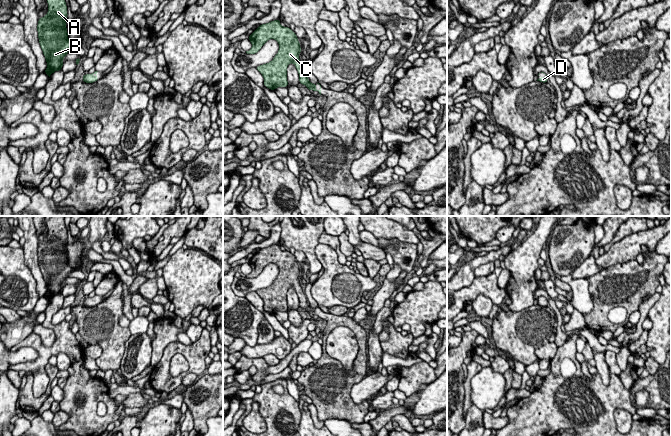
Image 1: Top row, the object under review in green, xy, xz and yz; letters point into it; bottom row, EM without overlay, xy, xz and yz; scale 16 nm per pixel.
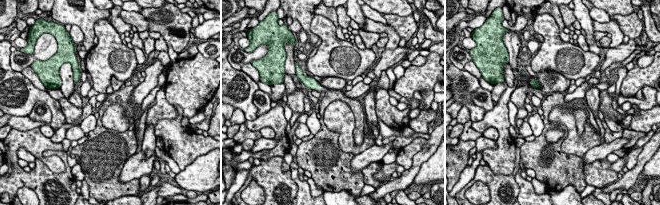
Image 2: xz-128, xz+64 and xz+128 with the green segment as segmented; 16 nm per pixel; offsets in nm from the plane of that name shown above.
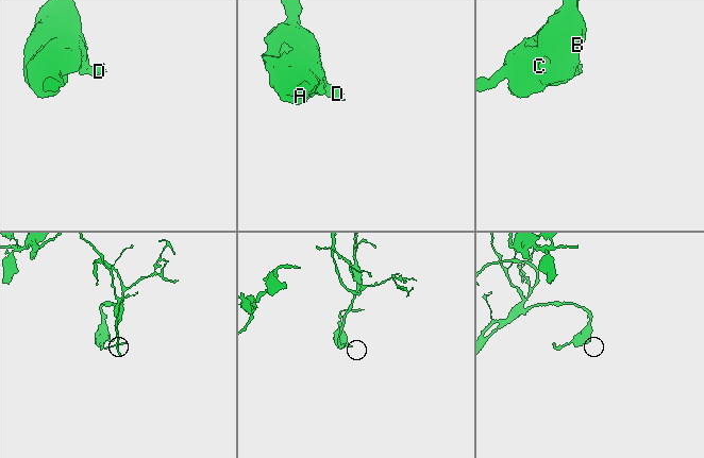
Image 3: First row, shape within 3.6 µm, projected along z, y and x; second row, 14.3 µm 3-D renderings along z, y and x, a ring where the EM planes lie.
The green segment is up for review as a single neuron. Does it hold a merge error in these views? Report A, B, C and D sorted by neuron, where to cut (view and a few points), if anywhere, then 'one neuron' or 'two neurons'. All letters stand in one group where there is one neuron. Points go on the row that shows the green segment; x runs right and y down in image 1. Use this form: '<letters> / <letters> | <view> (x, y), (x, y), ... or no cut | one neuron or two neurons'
A B C D | no cut | one neuron

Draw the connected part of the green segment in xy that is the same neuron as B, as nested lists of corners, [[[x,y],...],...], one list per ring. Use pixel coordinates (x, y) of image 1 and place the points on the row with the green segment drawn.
[[[46,0],[48,3],[48,13],[43,18],[39,18],[37,31],[41,49],[47,62],[47,68],[45,73],[50,77],[55,71],[62,70],[64,57],[68,54],[68,51],[72,48],[72,44],[69,42],[68,33],[66,28],[66,19],[68,16],[67,5],[65,0]]]

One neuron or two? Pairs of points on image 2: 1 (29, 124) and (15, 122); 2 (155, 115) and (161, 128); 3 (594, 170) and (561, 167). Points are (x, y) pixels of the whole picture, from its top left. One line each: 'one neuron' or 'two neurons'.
1: one neuron
2: two neurons
3: two neurons

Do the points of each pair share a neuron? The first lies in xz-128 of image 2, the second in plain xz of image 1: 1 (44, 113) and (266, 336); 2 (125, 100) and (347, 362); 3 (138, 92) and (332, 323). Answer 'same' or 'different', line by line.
1: same
2: different
3: different

